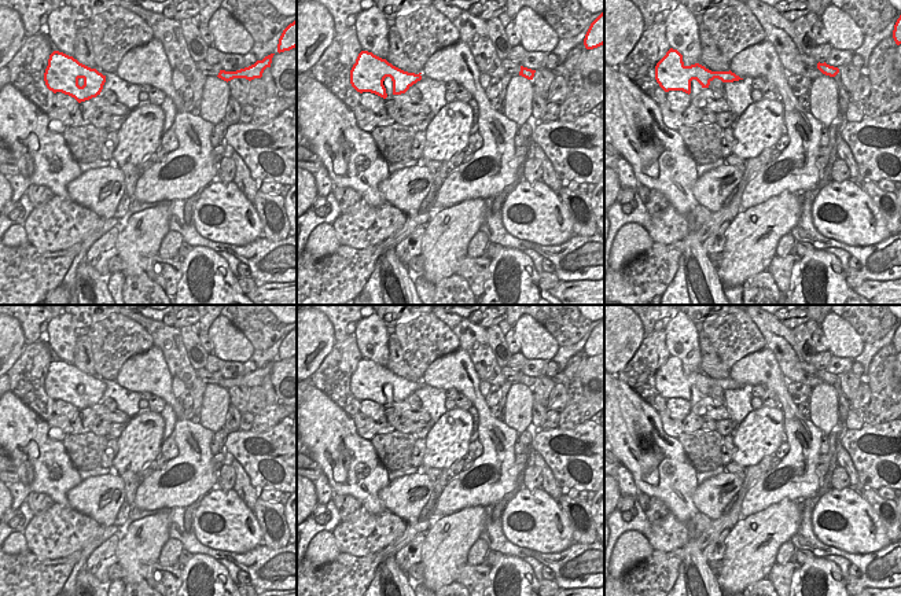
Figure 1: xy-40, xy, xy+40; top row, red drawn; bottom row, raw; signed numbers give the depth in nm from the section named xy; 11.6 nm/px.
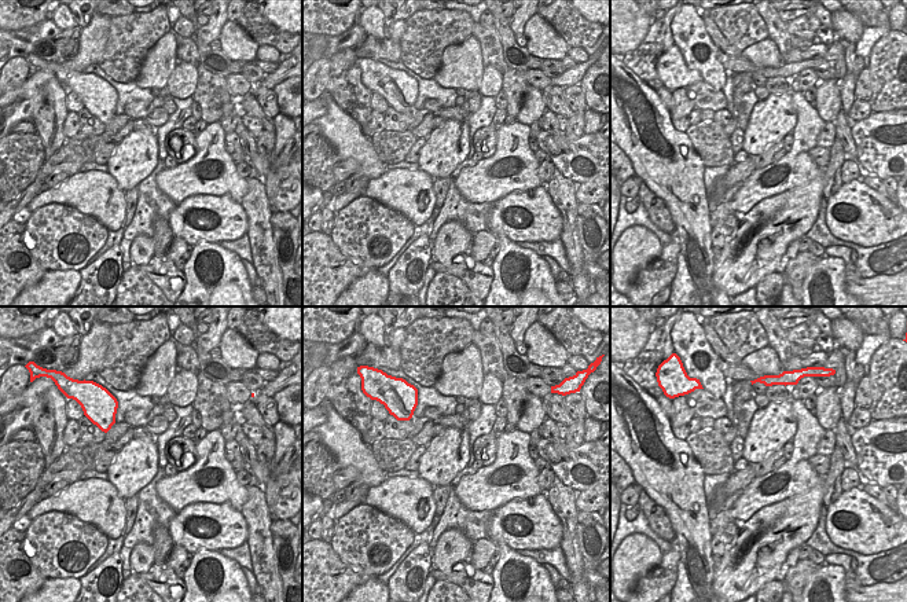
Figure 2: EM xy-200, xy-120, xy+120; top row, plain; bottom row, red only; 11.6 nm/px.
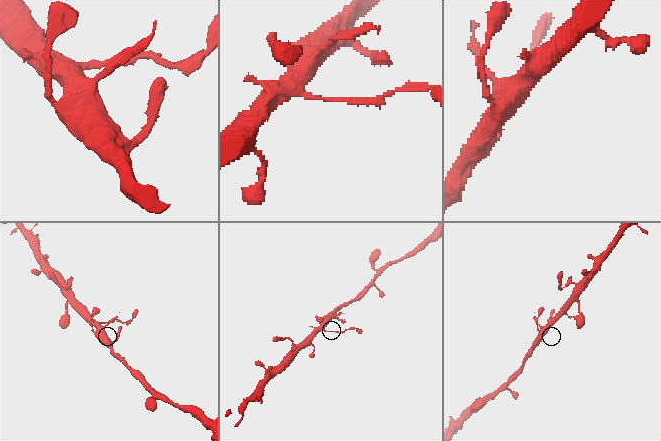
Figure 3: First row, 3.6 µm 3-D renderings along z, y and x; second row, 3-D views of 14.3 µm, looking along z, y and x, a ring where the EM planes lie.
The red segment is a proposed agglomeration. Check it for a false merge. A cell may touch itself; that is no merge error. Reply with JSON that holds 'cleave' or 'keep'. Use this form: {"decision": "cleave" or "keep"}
{"decision": "cleave"}

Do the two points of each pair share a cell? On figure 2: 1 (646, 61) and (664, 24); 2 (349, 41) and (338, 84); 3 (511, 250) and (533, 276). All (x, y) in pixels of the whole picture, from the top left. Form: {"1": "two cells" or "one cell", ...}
{"1": "one cell", "2": "two cells", "3": "one cell"}

